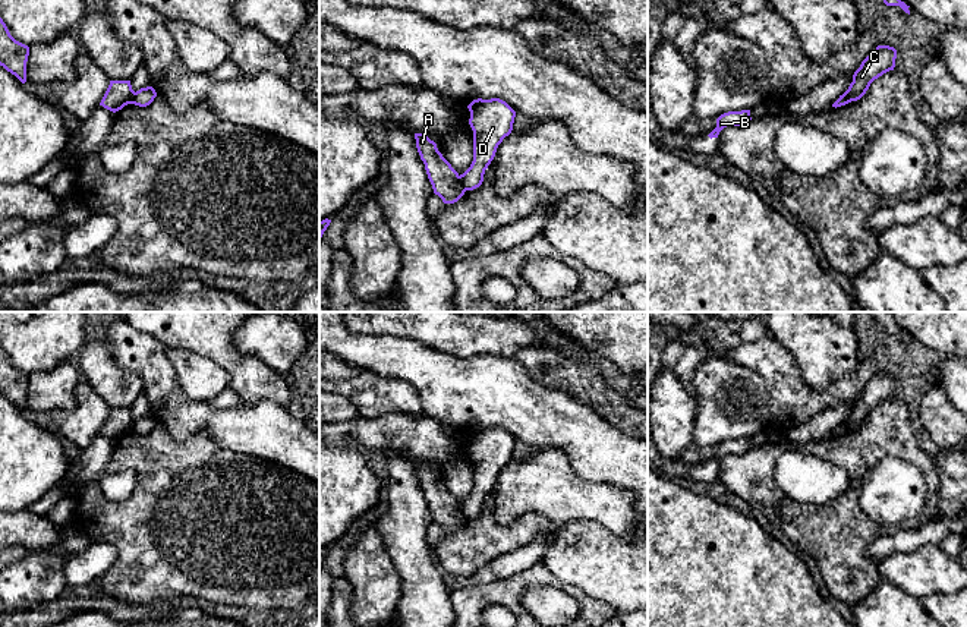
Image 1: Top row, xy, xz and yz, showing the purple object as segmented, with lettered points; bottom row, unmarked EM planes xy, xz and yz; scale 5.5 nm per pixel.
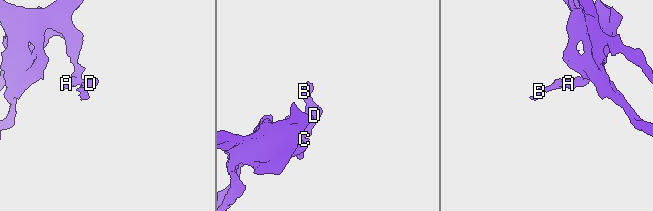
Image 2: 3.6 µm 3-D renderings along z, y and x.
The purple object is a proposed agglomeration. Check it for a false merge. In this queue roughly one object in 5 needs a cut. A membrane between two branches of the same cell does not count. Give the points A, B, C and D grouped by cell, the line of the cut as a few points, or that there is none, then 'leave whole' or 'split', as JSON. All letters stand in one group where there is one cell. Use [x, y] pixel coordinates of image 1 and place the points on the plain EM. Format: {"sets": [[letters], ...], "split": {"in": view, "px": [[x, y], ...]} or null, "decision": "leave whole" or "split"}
{"sets": [["A", "C"], ["B", "D"]], "split": {"in": "xz", "px": [[459, 504], [465, 519]]}, "decision": "split"}

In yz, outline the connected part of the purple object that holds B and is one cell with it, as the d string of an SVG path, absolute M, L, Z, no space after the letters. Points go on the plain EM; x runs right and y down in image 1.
M750 438L728 439L716 447L716 456L708 463L711 467L718 466L719 460L727 454L743 454L752 448Z

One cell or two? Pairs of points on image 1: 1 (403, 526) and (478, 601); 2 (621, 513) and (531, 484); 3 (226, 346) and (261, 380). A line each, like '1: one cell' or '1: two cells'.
1: two cells
2: one cell
3: one cell

